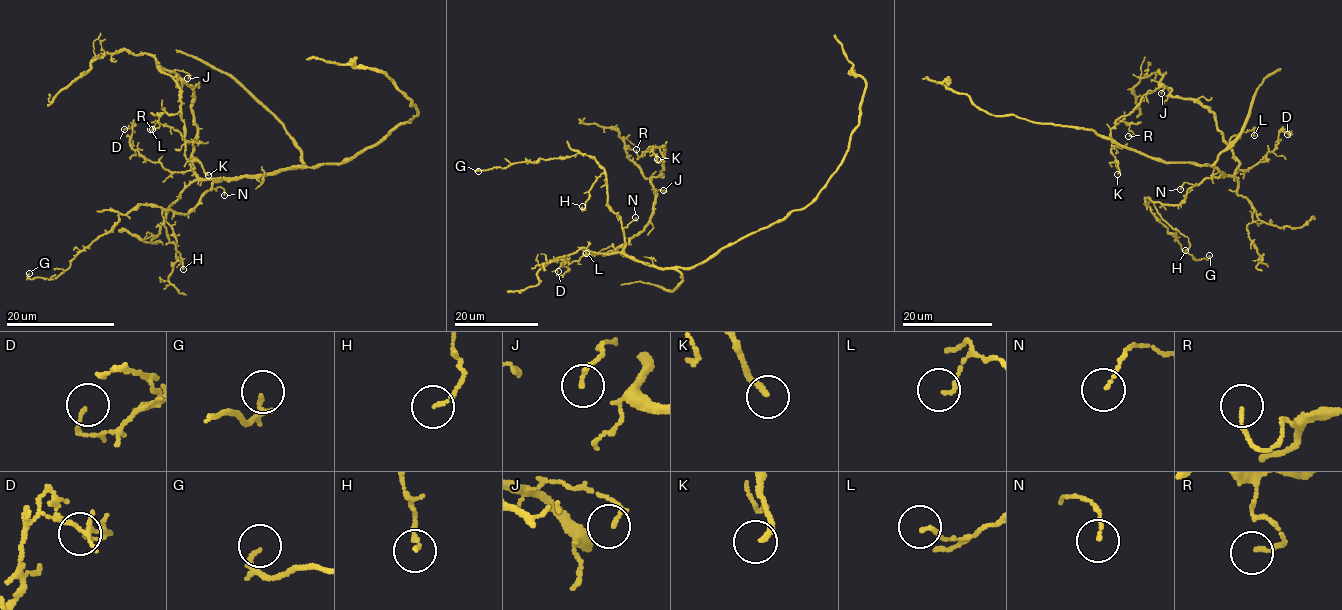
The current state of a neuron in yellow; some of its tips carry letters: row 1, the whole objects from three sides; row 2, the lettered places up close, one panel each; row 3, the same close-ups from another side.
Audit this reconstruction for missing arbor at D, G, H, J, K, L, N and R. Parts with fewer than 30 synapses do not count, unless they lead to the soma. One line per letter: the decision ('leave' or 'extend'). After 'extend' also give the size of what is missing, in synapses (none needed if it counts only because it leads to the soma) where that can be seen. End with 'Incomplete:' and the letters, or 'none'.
D: leave
G: leave
H: leave
J: leave
K: leave
L: leave
N: leave
R: leave
Incomplete: none

